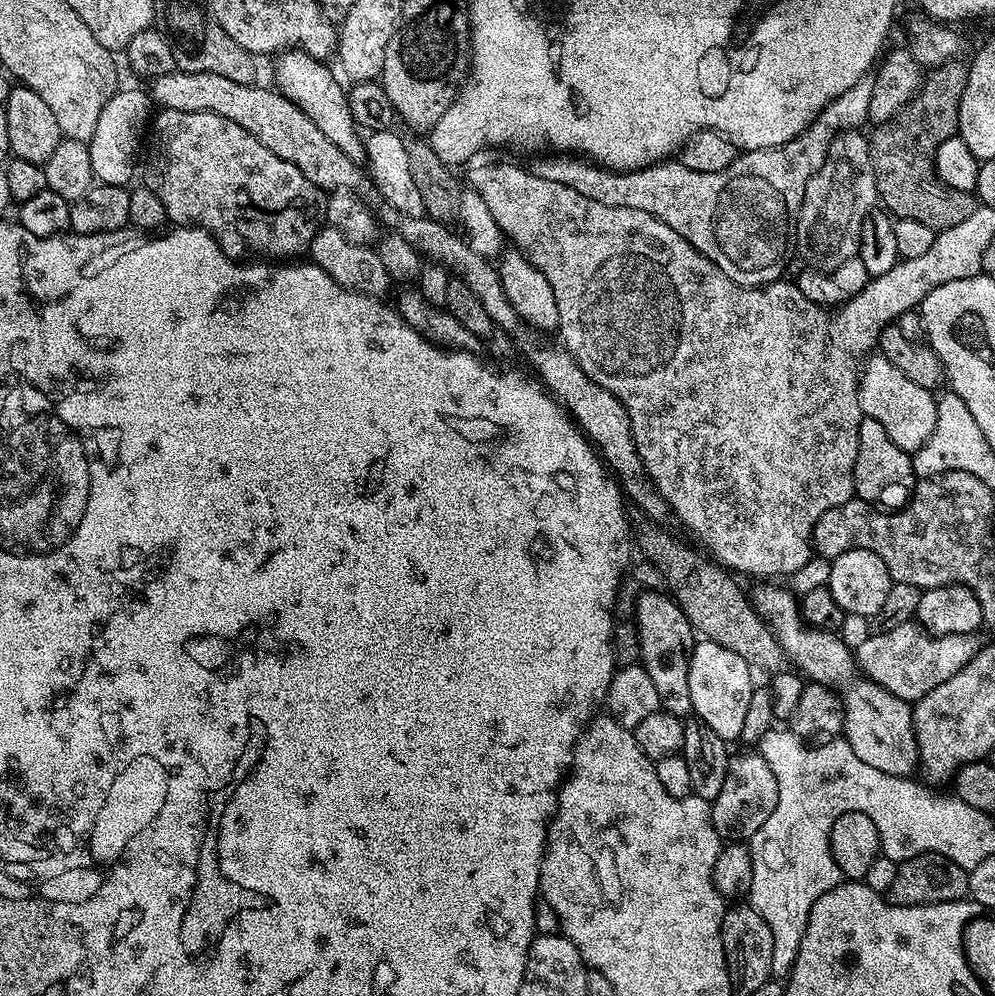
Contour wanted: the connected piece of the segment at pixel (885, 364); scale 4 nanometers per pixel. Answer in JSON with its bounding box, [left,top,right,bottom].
[860,354,937,453]

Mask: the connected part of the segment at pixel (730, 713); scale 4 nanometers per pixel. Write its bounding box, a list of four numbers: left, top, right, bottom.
[690,638,754,742]

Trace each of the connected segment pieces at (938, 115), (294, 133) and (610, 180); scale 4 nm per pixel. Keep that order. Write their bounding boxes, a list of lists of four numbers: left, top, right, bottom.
[[868,59,978,230],[150,70,366,190],[534,75,875,288]]

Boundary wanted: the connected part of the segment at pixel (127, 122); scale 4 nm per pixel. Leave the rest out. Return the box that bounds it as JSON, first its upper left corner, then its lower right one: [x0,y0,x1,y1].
[86,87,150,185]

